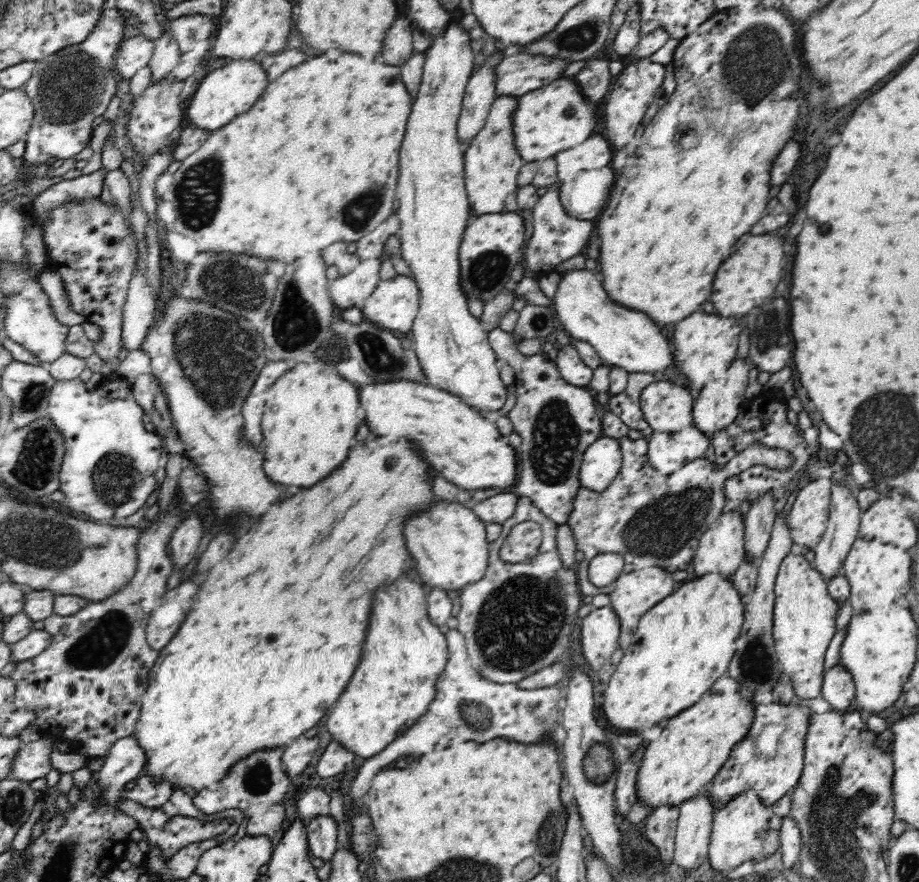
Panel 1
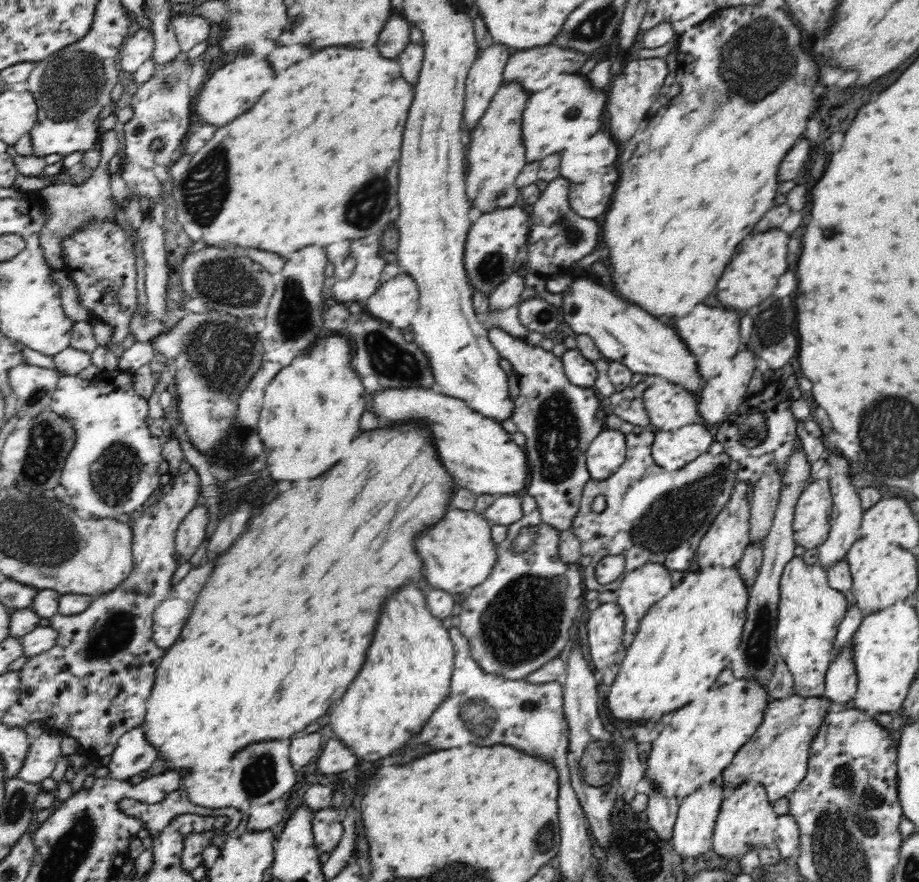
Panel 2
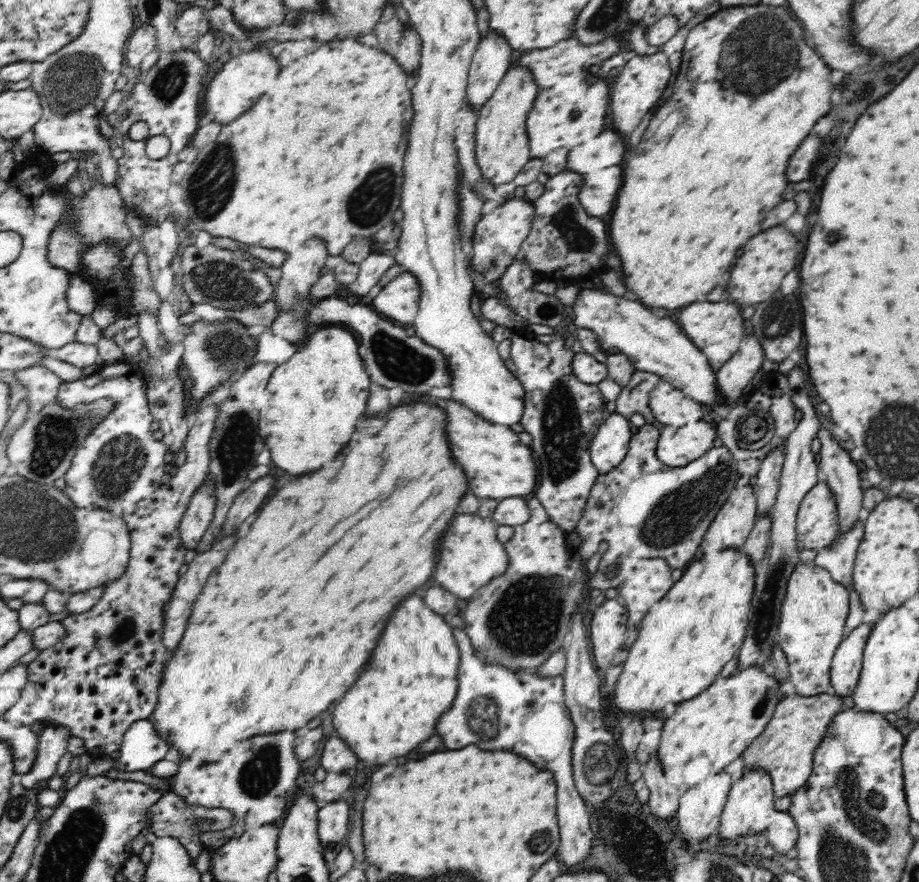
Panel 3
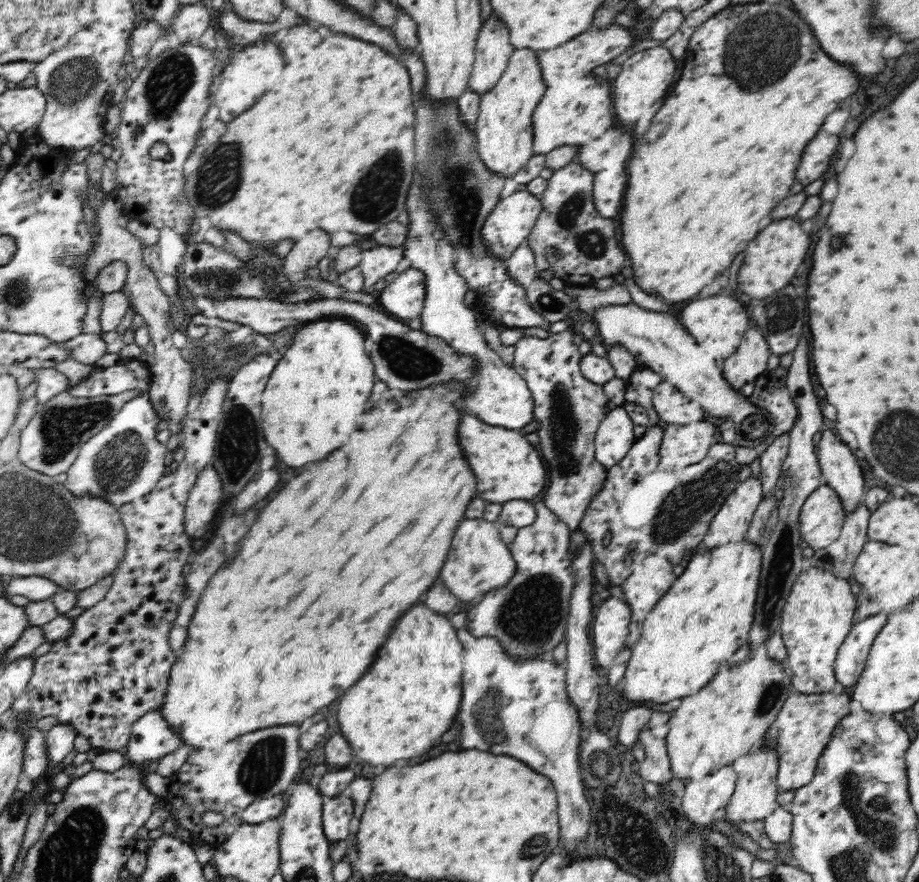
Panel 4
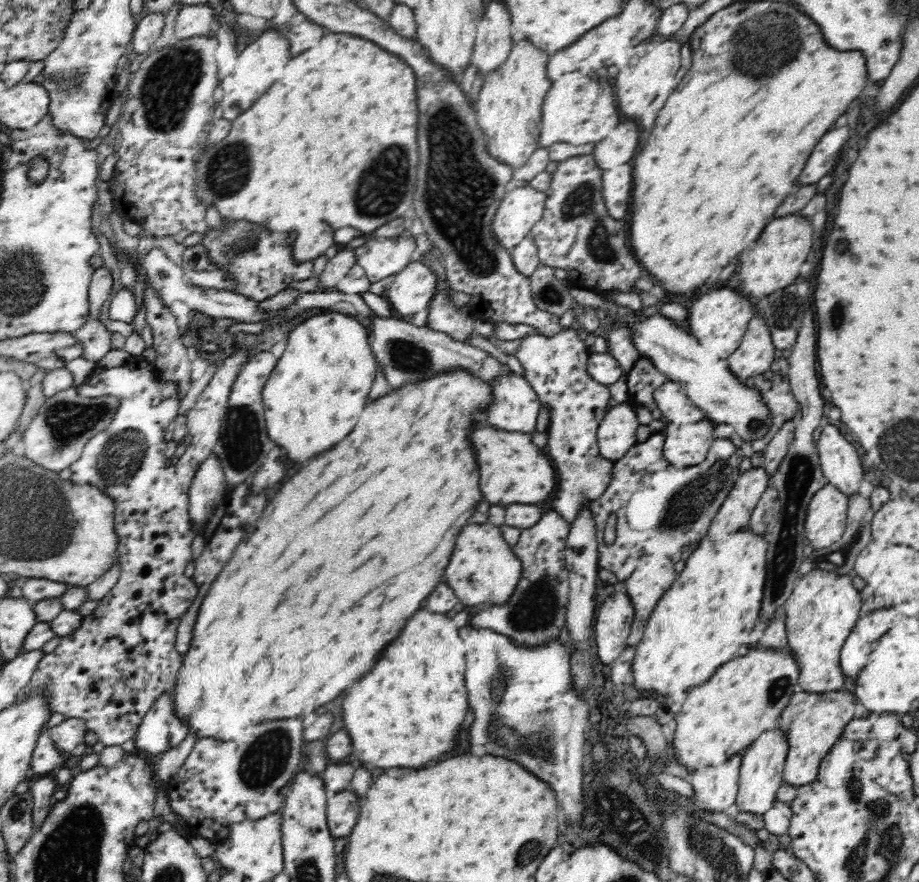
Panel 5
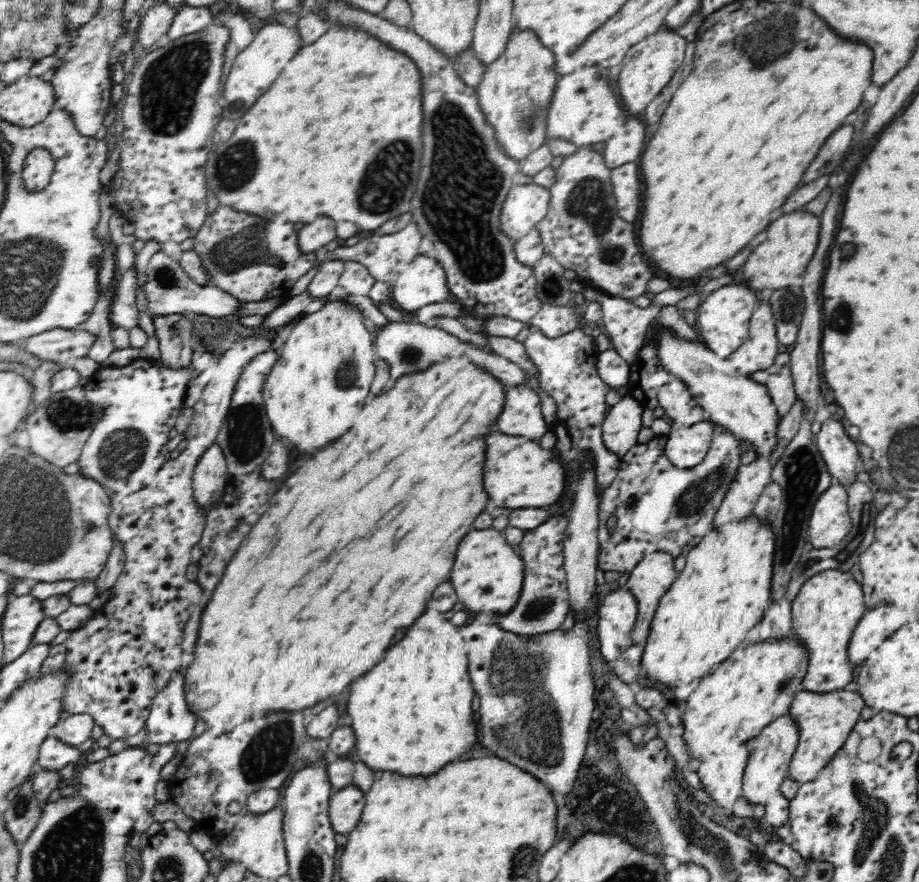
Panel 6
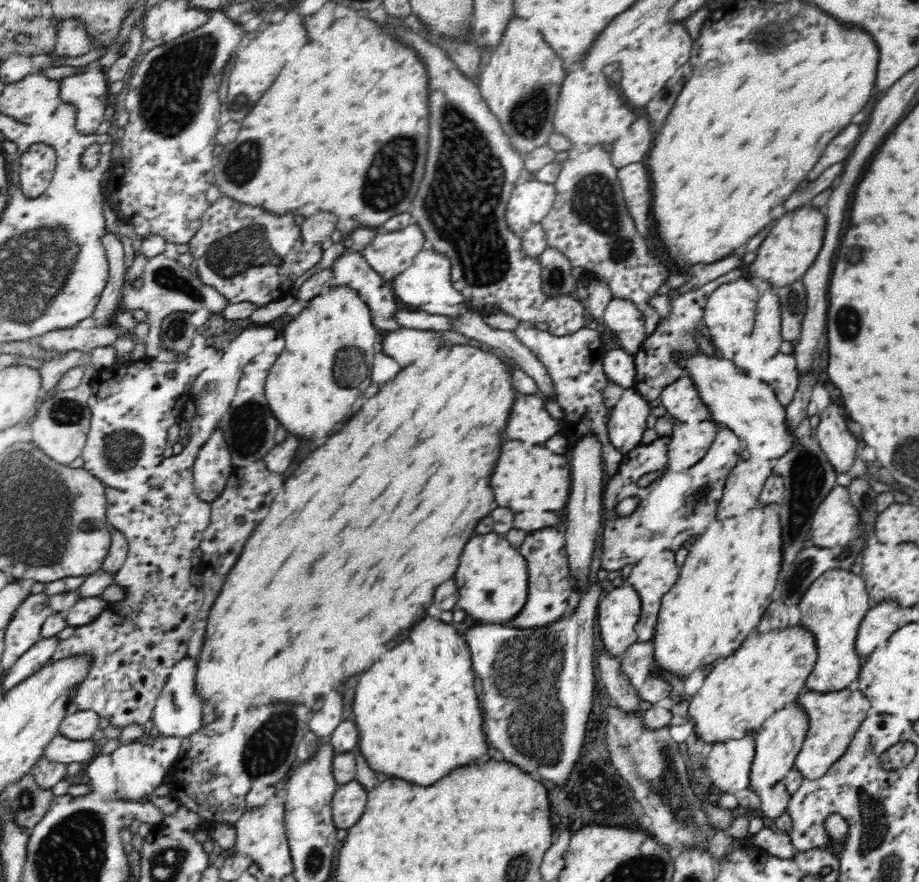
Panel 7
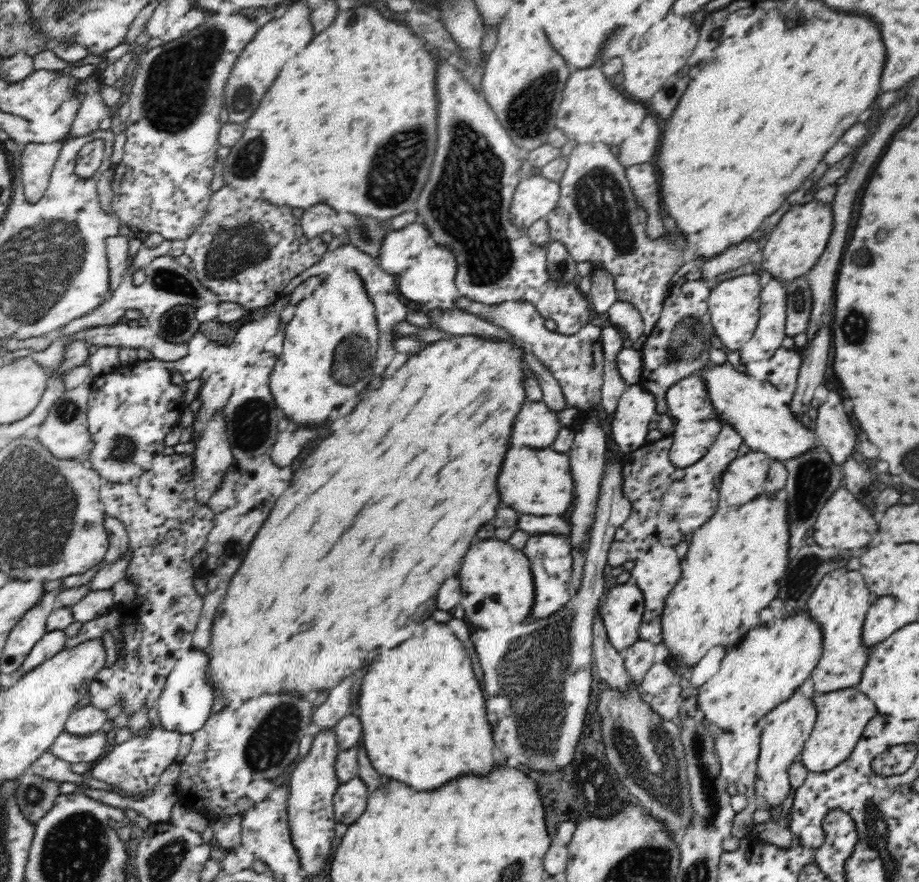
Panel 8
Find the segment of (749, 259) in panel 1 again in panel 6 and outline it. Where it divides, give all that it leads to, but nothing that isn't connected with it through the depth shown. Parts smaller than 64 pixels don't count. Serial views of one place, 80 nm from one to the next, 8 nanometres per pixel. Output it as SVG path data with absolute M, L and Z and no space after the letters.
M806 210L794 211L774 220L770 228L766 228L768 230L766 240L754 248L754 252L740 267L743 280L741 284L750 287L761 296L784 287L800 285L798 282L810 258L814 256L814 250L818 244L818 228L820 228L818 218Z

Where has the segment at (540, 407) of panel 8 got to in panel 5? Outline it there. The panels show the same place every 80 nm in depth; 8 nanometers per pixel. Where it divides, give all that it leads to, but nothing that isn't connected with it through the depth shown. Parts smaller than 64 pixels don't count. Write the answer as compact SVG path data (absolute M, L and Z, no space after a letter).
M512 371L498 374L496 378L488 380L490 385L490 393L492 400L486 404L484 408L484 420L494 426L494 428L502 428L507 432L522 432L528 435L536 433L536 420L540 414L540 401L530 383L522 376L516 375Z

